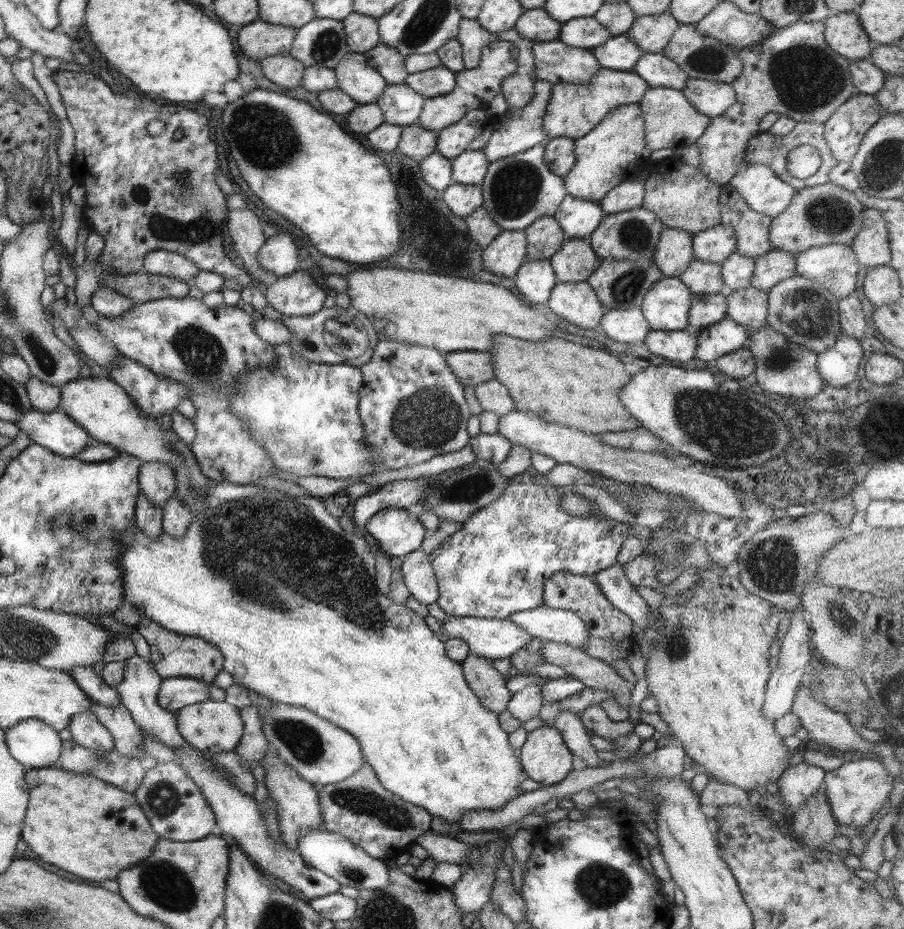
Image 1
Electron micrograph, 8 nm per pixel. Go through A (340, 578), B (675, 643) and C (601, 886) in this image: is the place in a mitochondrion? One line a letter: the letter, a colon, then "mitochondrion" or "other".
A: mitochondrion
B: mitochondrion
C: mitochondrion

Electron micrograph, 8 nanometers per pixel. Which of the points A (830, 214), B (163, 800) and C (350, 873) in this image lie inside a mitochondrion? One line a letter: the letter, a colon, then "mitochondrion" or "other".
A: mitochondrion
B: mitochondrion
C: mitochondrion

